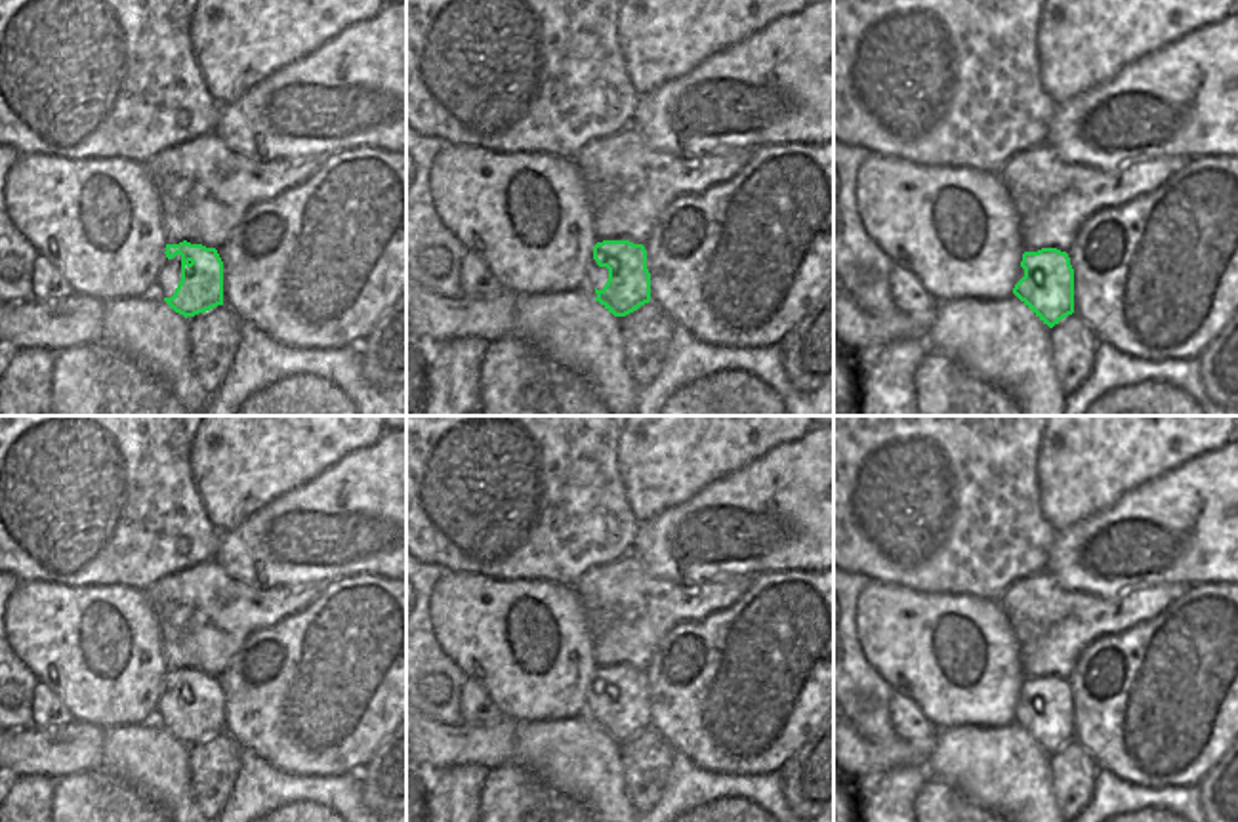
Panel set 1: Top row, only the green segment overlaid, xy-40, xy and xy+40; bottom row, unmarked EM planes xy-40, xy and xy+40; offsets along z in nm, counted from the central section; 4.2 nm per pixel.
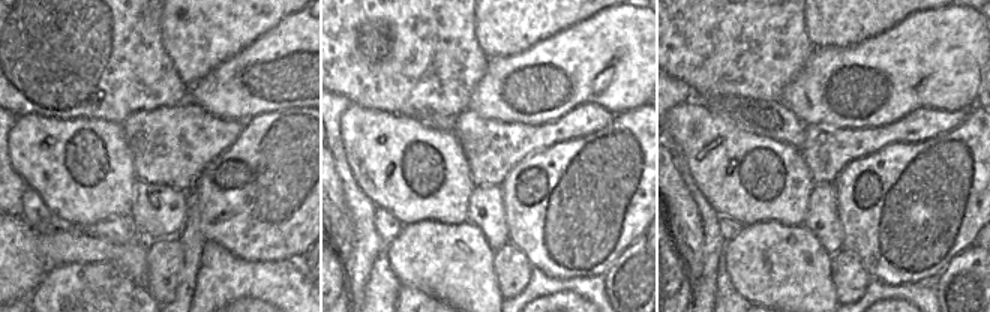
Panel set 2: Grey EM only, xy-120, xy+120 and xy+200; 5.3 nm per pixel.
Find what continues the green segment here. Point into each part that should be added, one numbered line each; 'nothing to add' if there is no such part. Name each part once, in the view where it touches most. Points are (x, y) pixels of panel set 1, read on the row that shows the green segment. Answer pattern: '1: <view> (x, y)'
1: xy-40 (168, 277)

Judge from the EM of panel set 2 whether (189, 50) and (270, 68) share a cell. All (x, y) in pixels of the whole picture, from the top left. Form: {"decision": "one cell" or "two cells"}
{"decision": "two cells"}

